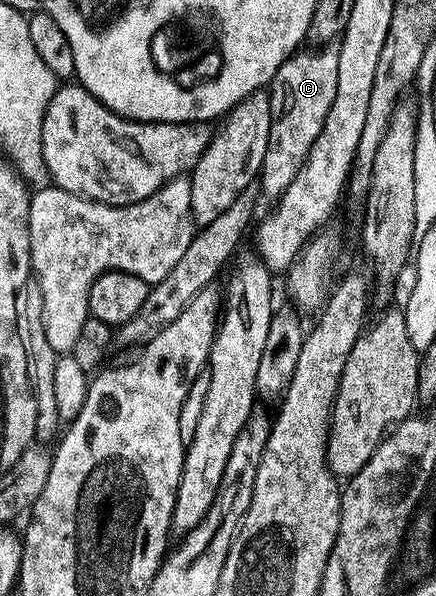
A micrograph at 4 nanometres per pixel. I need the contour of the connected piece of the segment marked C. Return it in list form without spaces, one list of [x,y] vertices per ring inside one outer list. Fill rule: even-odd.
[[[329,43],[311,50],[313,53],[297,51],[287,57],[272,76],[270,86],[270,144],[266,147],[266,159],[260,168],[258,189],[271,199],[278,199],[294,183],[294,175],[302,167],[310,147],[314,147],[314,139],[318,139],[318,131],[322,131],[322,123],[326,123],[326,115],[330,115],[330,106],[334,104],[334,91],[338,91],[338,48]]]

